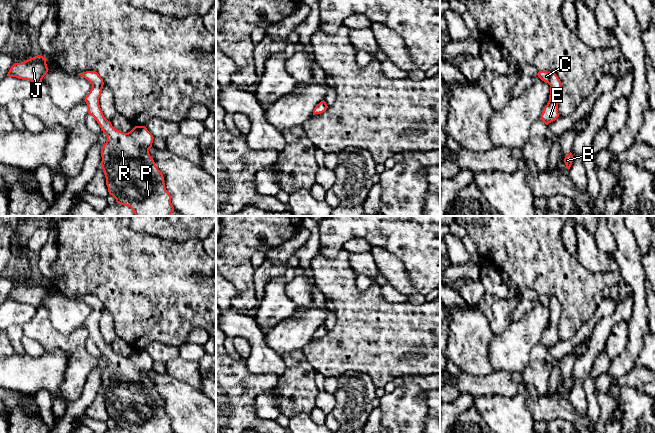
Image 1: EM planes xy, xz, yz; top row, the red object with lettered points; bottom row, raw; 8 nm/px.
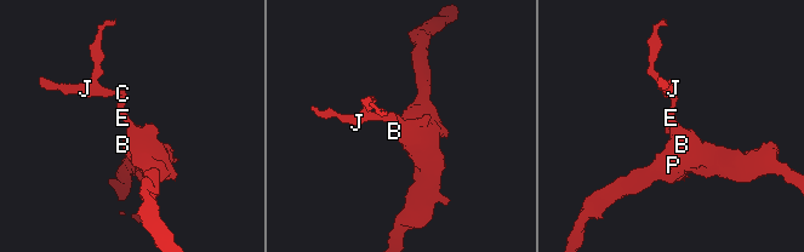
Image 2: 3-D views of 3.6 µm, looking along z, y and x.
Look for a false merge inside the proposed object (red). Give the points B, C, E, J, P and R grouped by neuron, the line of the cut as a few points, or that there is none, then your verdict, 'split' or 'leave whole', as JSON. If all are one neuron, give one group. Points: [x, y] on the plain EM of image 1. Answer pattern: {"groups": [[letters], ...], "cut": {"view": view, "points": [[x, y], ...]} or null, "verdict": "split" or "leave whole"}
{"groups": [["B", "C", "E", "J", "P", "R"]], "cut": null, "verdict": "leave whole"}

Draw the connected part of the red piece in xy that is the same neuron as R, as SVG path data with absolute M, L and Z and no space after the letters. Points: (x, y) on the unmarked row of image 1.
M95 295L78 299L92 308L84 325L88 337L107 360L101 372L101 393L109 418L117 427L131 433L174 433L163 398L149 378L153 359L145 350L135 350L128 357L115 353L104 341L99 329L103 303Z

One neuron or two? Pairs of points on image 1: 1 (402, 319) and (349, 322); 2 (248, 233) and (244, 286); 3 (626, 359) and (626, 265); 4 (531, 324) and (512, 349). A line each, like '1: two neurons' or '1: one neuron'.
1: one neuron
2: one neuron
3: one neuron
4: one neuron

